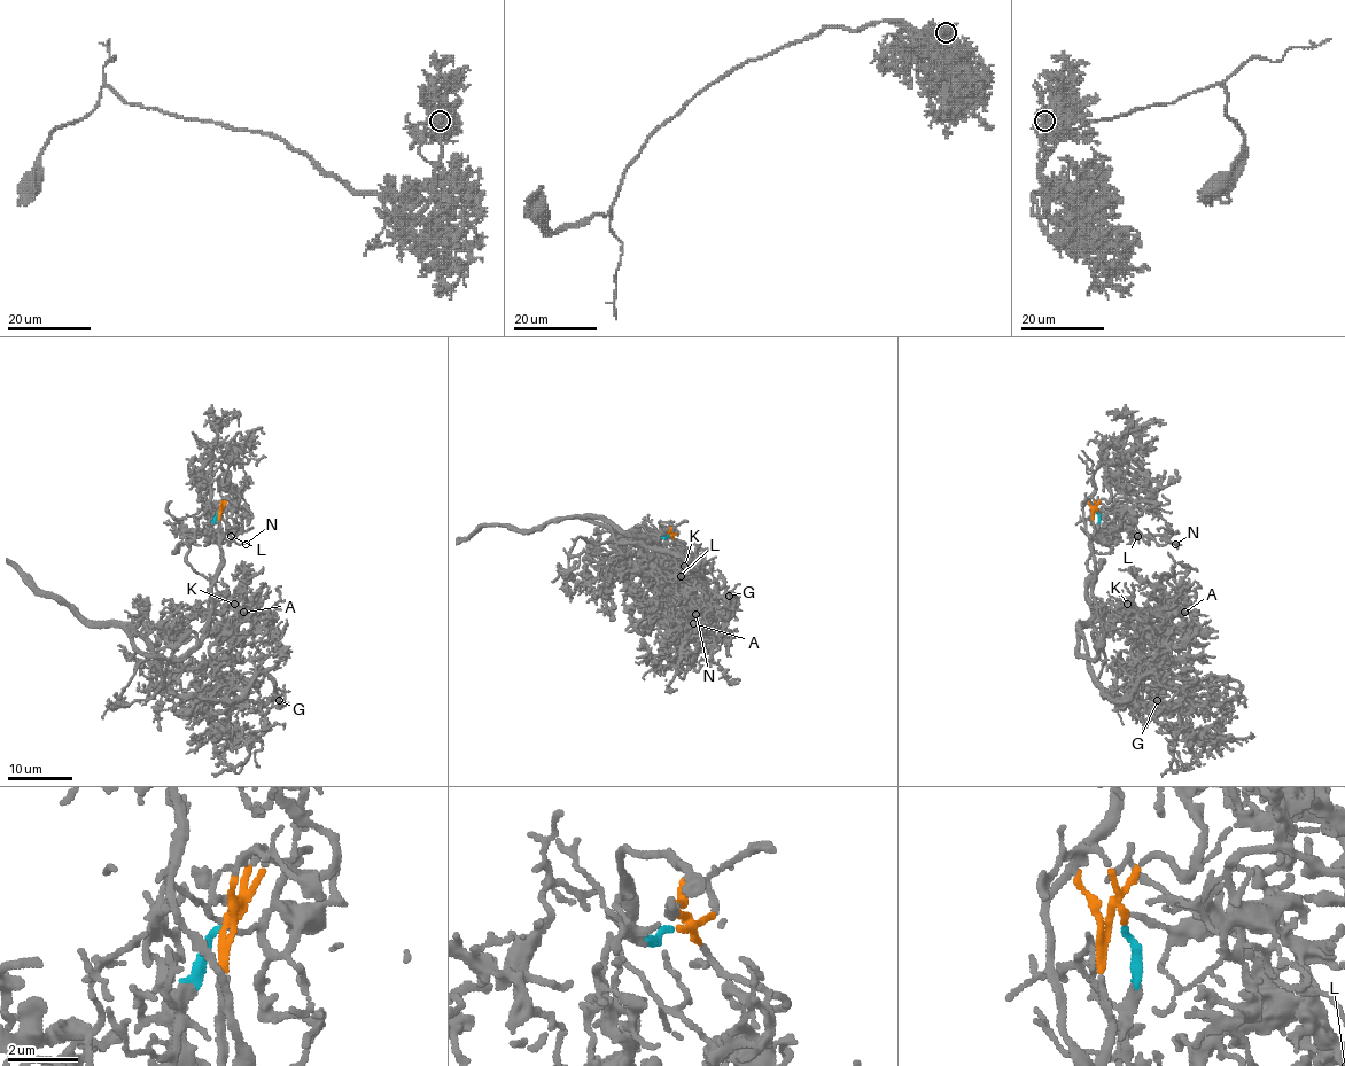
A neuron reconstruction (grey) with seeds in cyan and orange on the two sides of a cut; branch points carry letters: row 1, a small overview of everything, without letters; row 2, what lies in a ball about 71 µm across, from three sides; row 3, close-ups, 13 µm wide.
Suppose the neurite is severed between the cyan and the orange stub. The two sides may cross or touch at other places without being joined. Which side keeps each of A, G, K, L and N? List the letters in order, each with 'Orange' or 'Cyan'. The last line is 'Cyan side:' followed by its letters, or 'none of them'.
A: Orange
G: Orange
K: Orange
L: Cyan
N: Cyan
Cyan side: L, N

